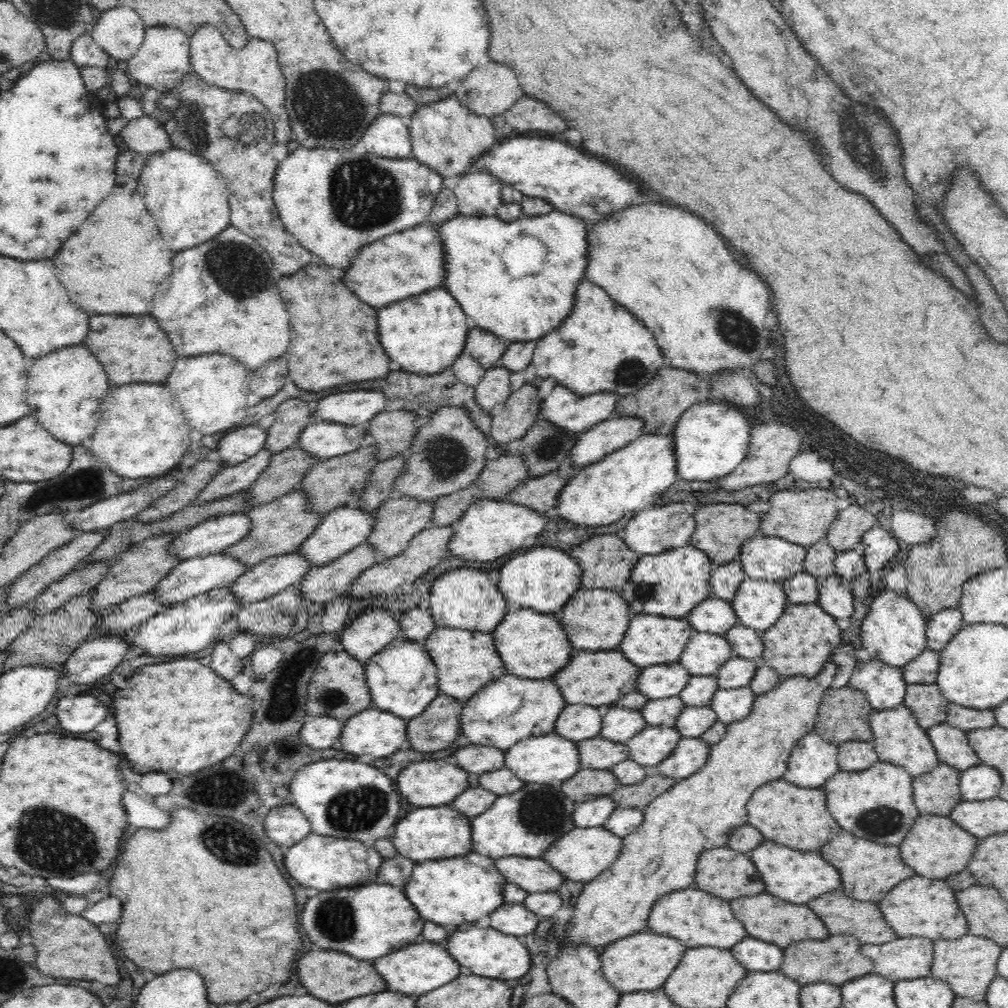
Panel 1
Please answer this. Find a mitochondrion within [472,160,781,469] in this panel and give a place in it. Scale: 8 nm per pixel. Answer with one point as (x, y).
(735, 330)

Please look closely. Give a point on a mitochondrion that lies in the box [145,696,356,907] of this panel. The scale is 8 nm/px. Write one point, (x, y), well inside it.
(233, 845)

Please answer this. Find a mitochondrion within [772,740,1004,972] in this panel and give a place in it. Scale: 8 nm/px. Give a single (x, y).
(883, 820)

